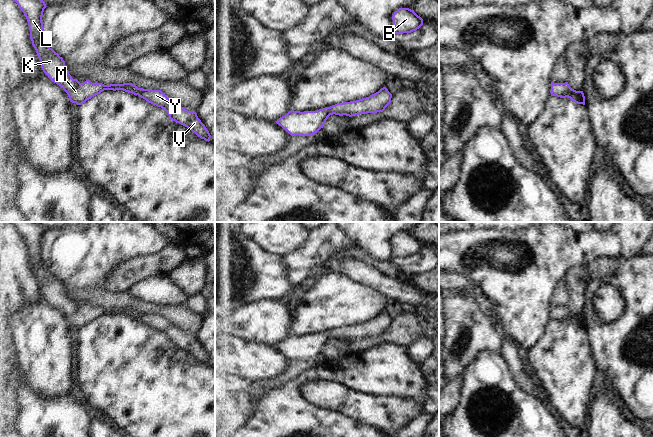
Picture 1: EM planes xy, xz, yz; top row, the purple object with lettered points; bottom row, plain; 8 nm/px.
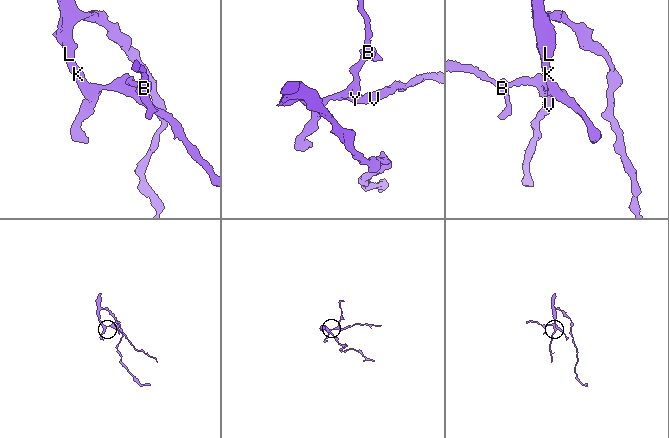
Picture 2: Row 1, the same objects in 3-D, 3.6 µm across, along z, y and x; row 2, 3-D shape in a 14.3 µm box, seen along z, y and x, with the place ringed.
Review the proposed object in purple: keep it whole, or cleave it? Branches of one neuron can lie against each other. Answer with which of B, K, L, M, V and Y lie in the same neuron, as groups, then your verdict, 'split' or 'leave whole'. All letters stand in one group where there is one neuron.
B K L M V Y; leave whole

